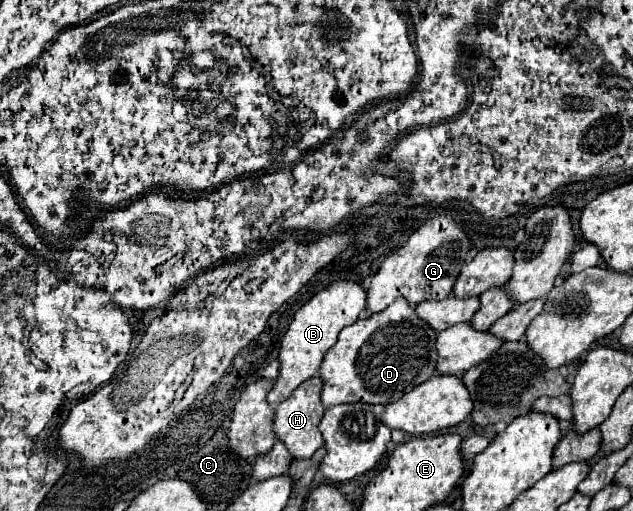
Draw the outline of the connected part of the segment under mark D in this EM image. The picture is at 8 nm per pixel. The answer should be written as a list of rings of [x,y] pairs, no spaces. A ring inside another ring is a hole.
[[[396,298],[386,310],[342,328],[338,342],[330,348],[320,368],[320,378],[324,380],[322,404],[326,408],[346,402],[388,406],[402,398],[436,372],[436,338],[438,332],[430,328],[404,298]]]

